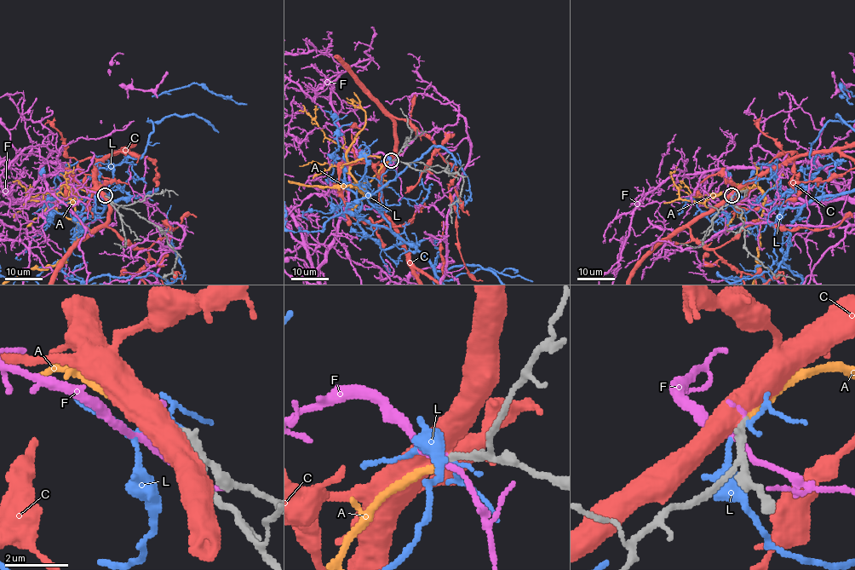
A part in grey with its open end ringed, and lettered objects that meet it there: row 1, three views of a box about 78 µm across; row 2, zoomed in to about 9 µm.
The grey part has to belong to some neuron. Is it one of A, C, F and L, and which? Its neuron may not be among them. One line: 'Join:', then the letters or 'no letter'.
Join: A

